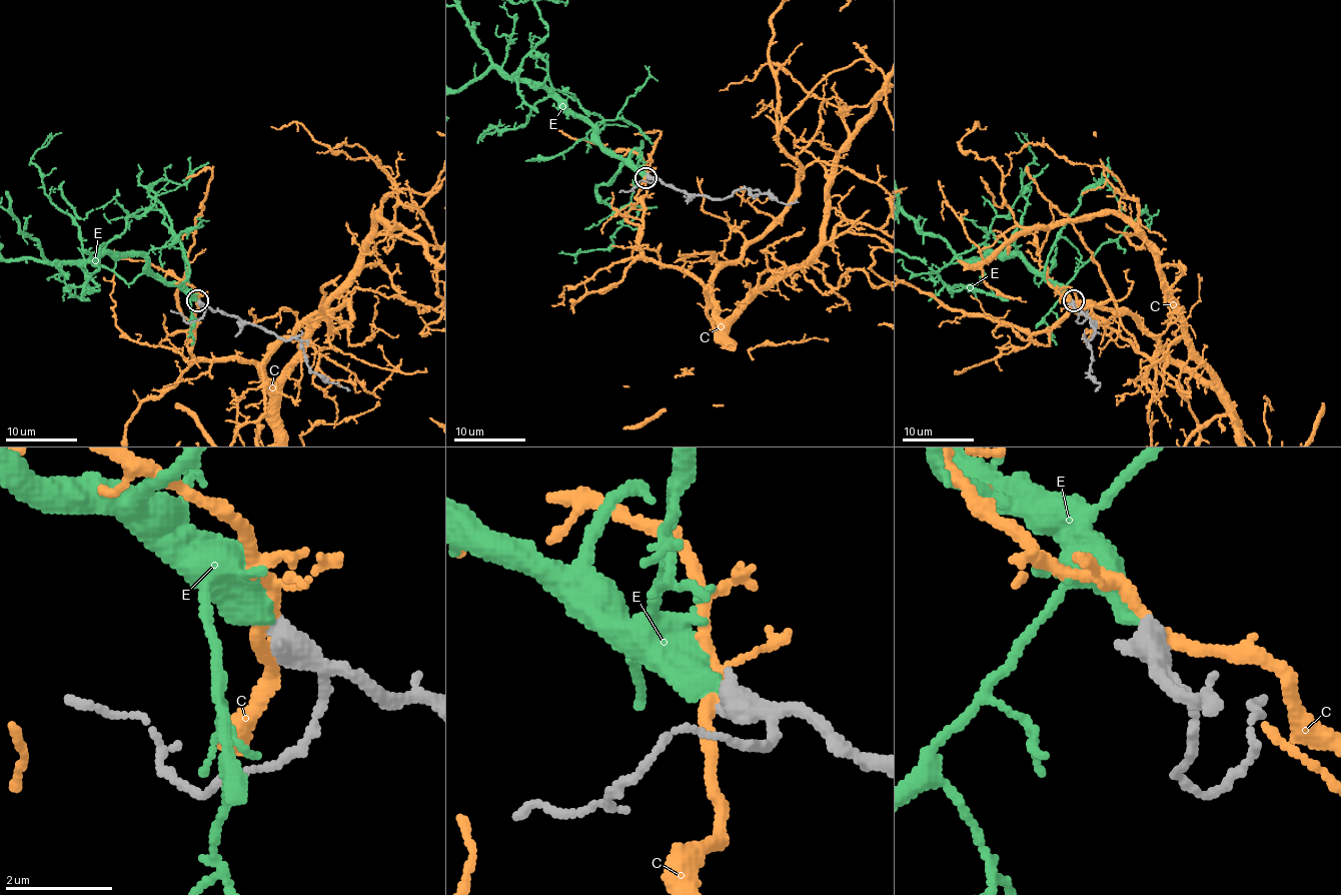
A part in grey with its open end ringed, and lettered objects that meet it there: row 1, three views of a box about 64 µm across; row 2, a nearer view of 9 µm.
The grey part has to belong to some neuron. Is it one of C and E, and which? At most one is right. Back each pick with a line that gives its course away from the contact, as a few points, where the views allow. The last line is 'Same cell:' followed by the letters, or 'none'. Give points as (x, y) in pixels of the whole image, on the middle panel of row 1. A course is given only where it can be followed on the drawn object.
Same cell: none

